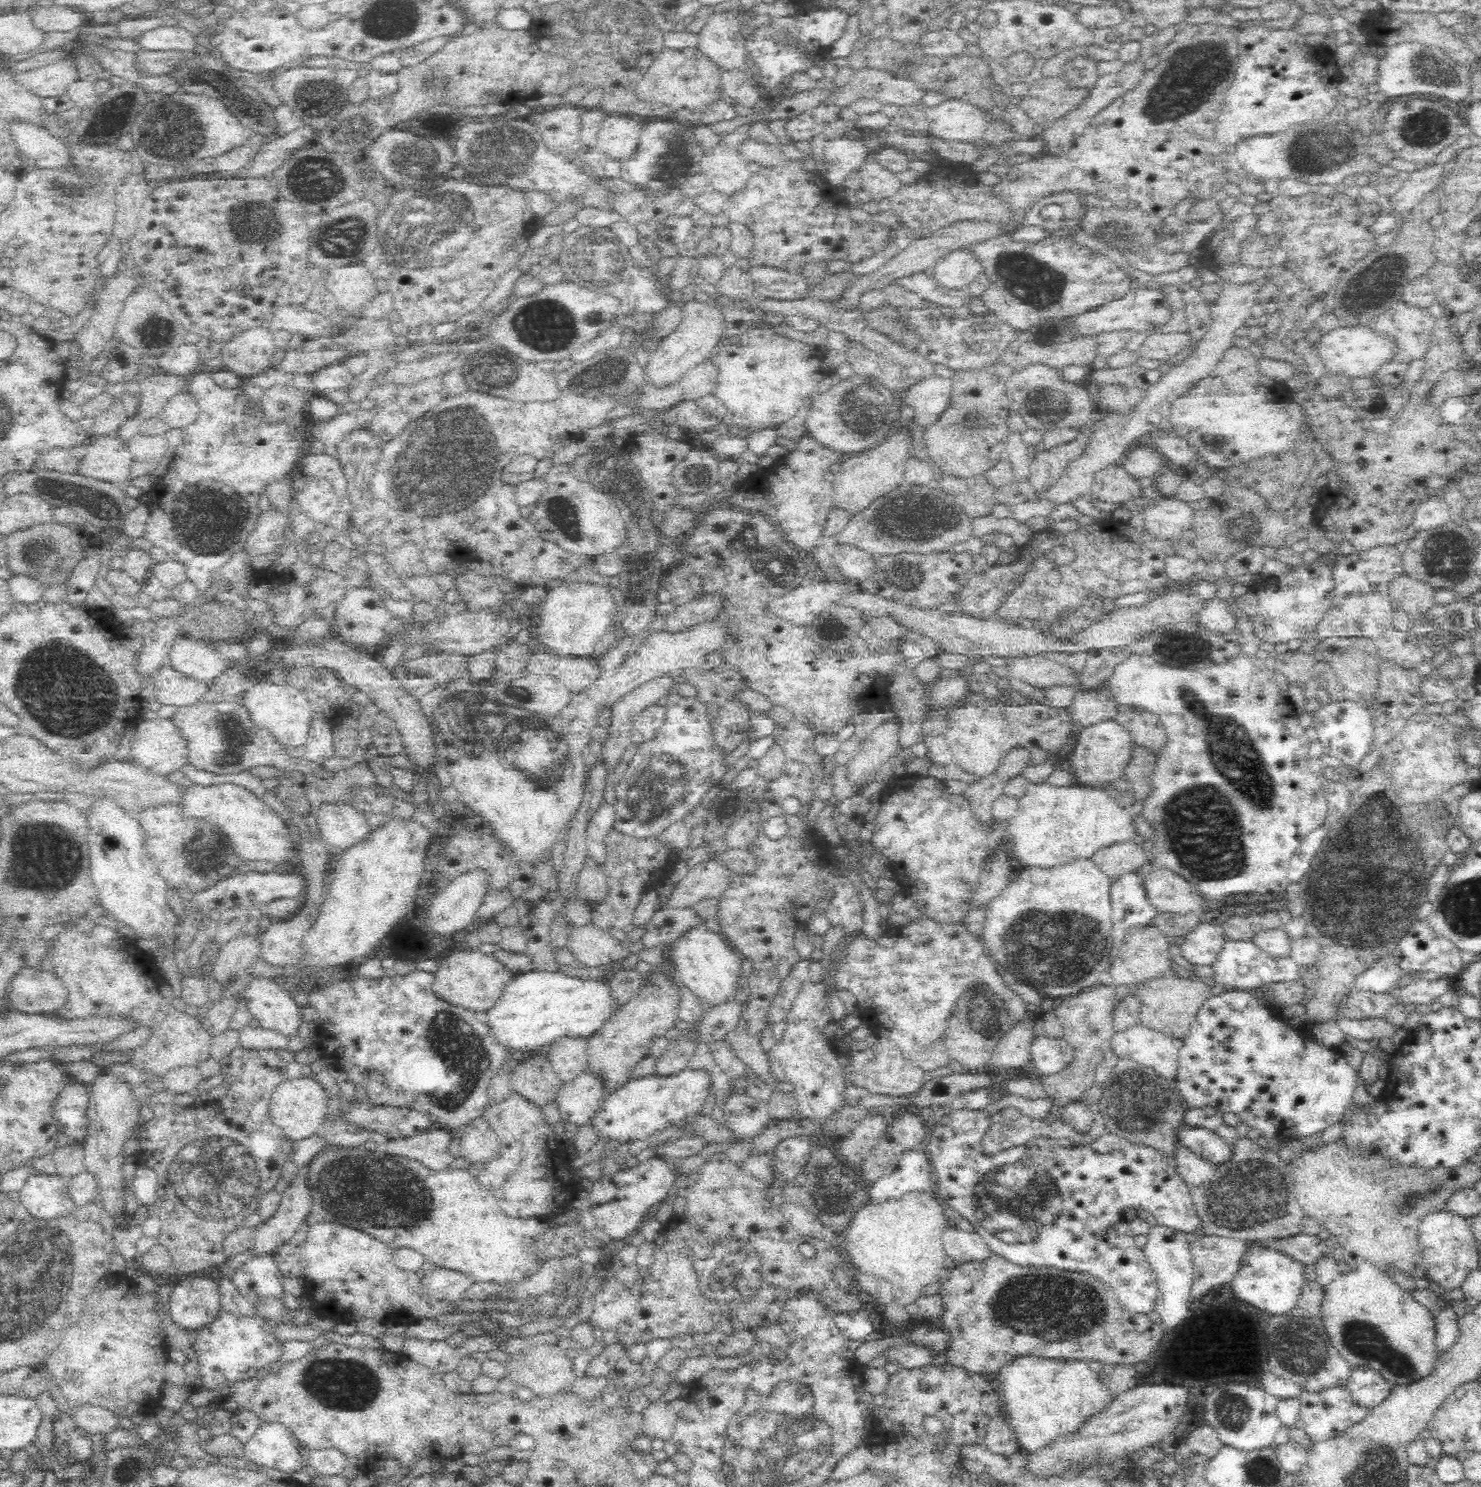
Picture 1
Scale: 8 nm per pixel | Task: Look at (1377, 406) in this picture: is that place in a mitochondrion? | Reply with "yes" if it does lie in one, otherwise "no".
no

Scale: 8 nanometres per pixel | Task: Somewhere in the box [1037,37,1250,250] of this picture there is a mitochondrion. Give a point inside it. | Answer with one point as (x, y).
(1175, 100)

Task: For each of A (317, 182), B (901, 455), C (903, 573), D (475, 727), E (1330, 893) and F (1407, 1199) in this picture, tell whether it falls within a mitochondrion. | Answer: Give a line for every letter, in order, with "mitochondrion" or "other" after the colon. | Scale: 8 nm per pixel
A: mitochondrion
B: other
C: mitochondrion
D: mitochondrion
E: mitochondrion
F: mitochondrion

